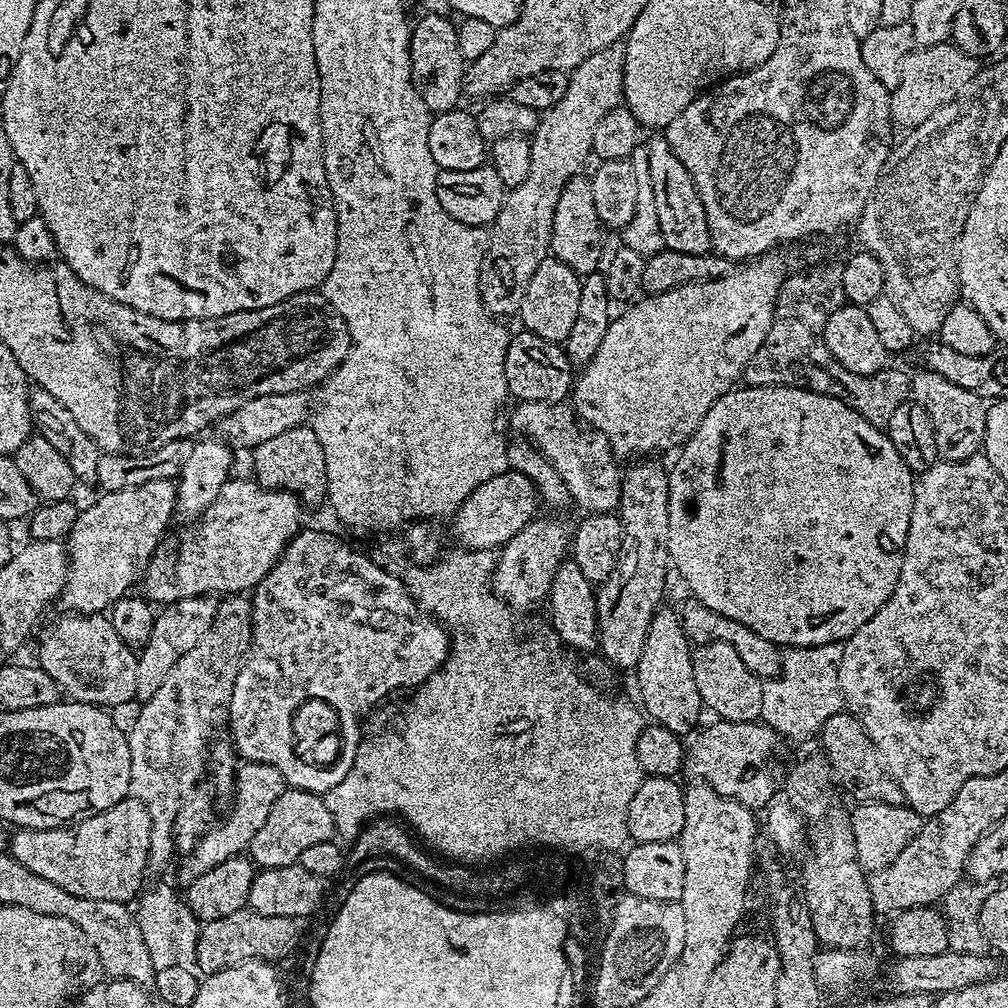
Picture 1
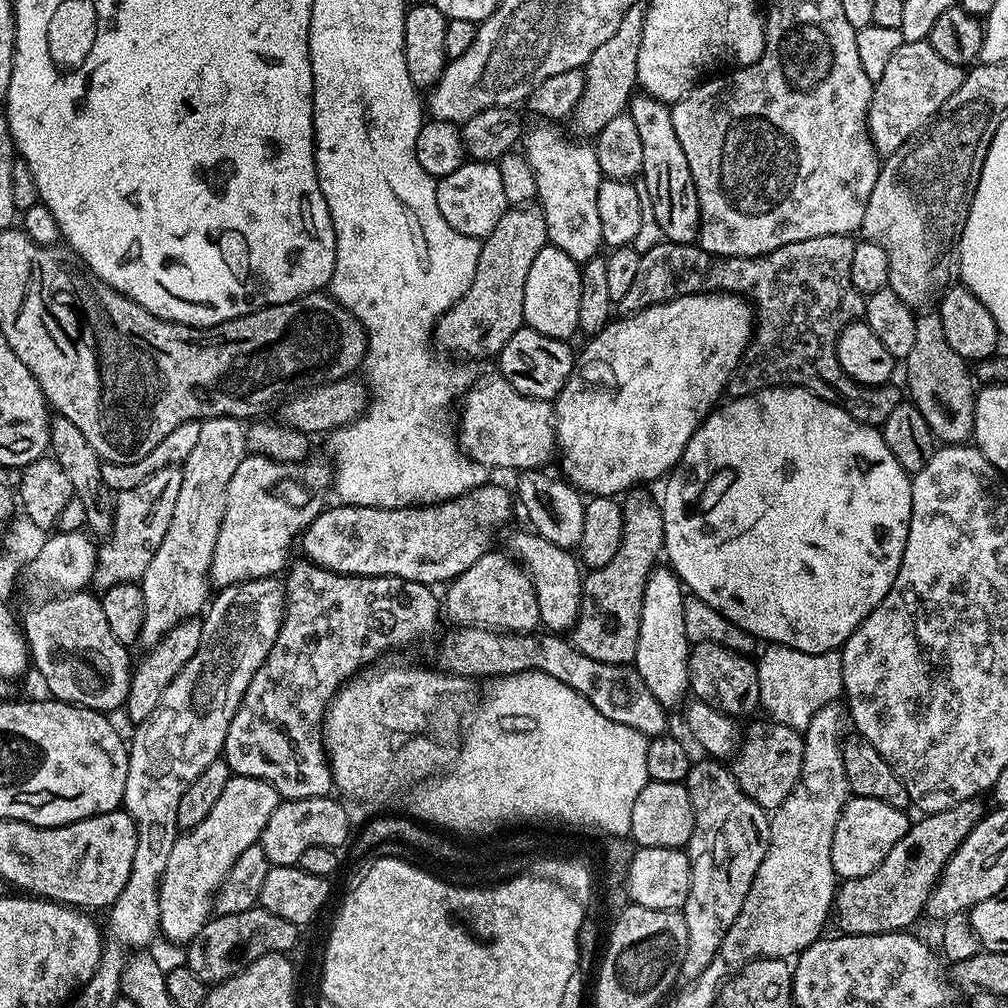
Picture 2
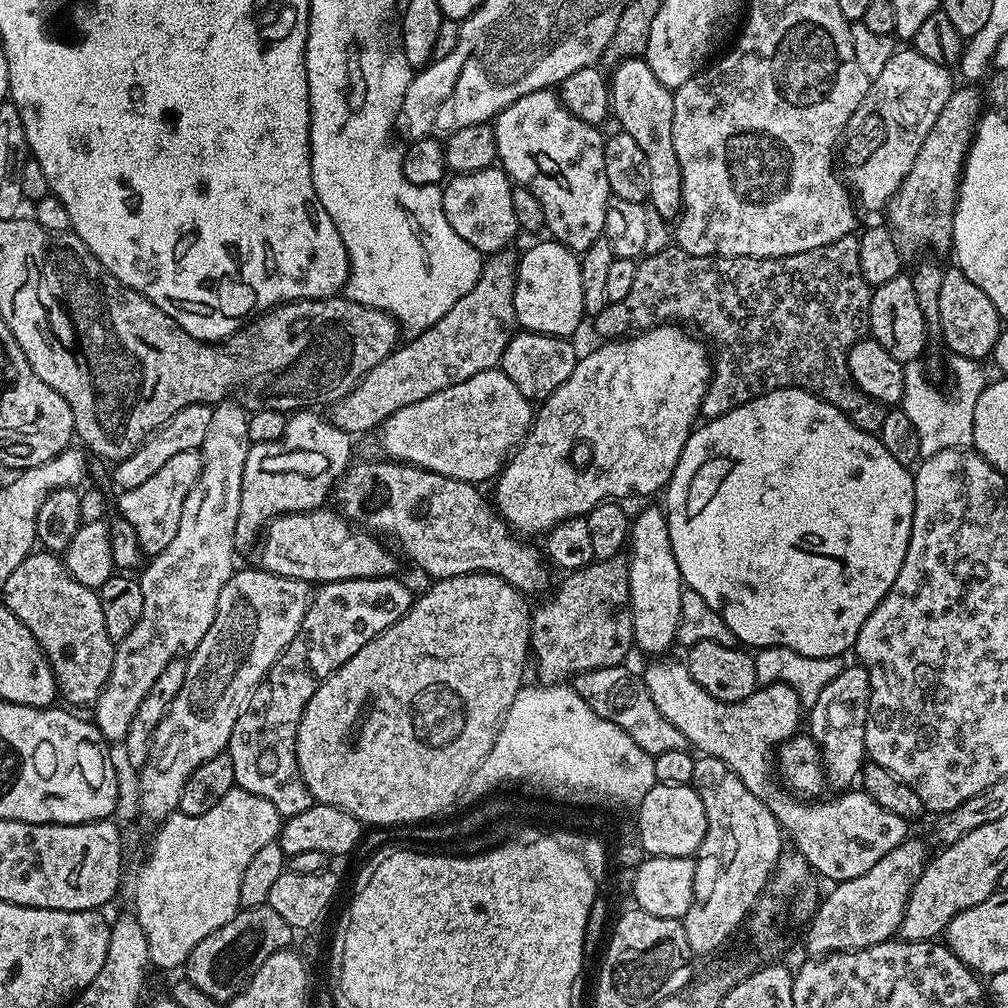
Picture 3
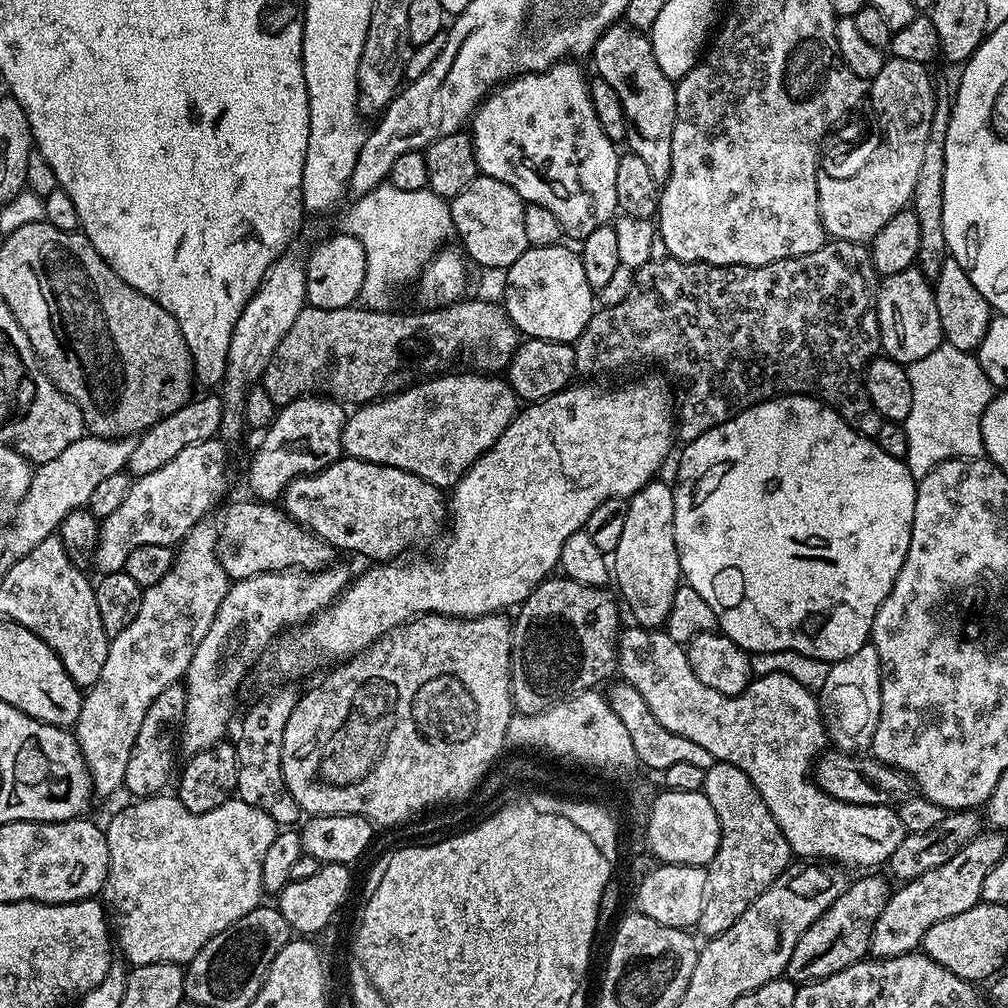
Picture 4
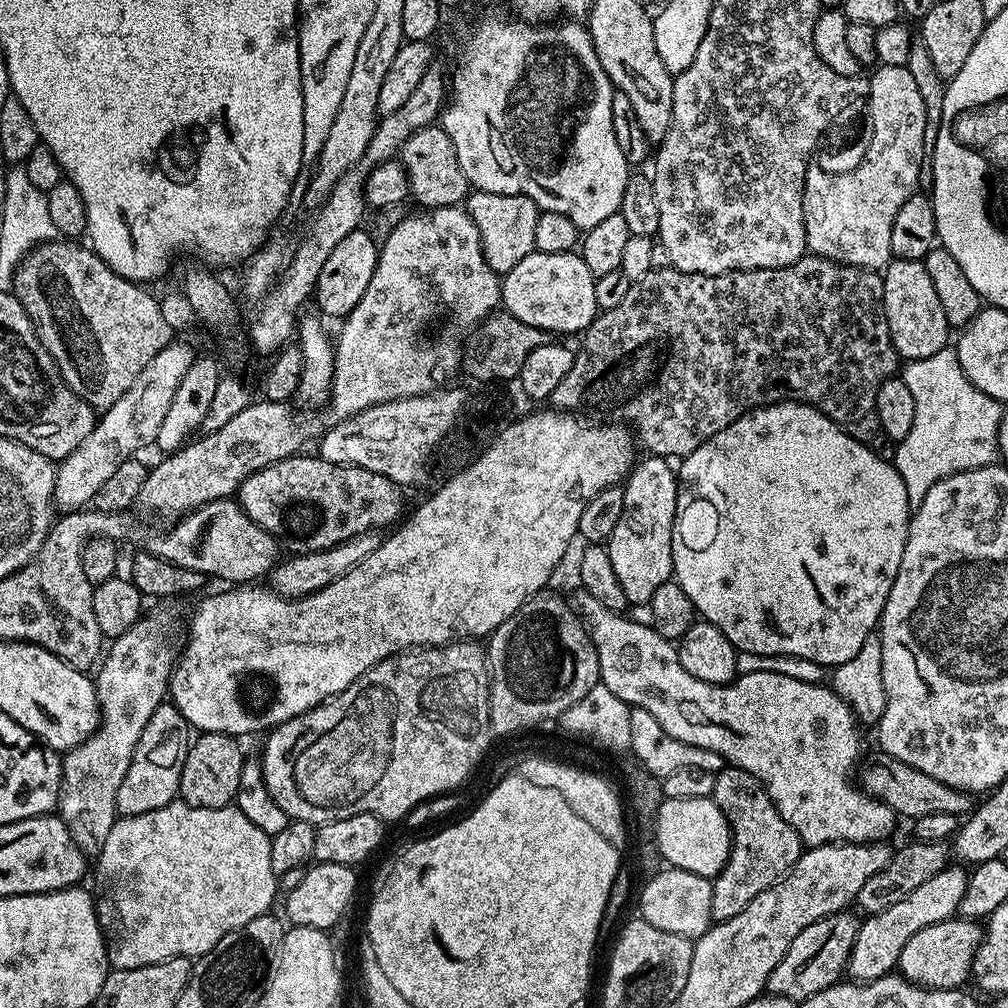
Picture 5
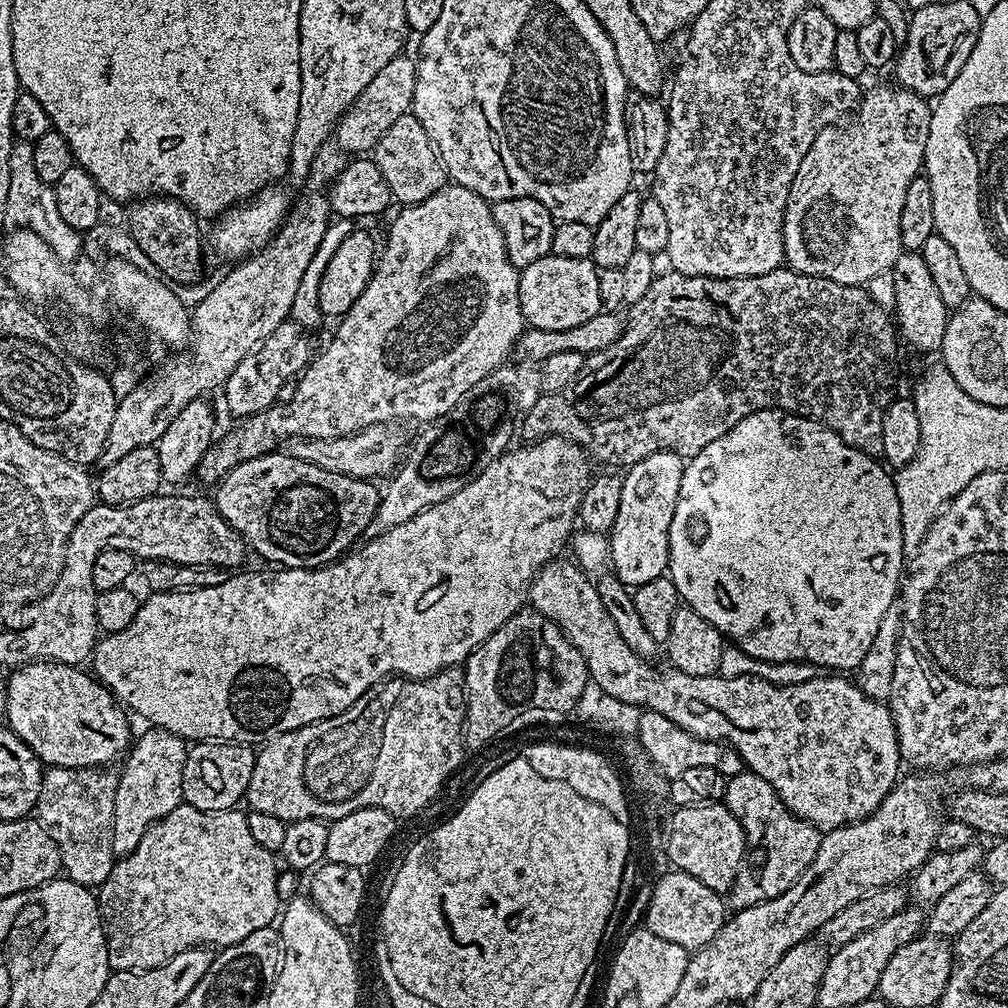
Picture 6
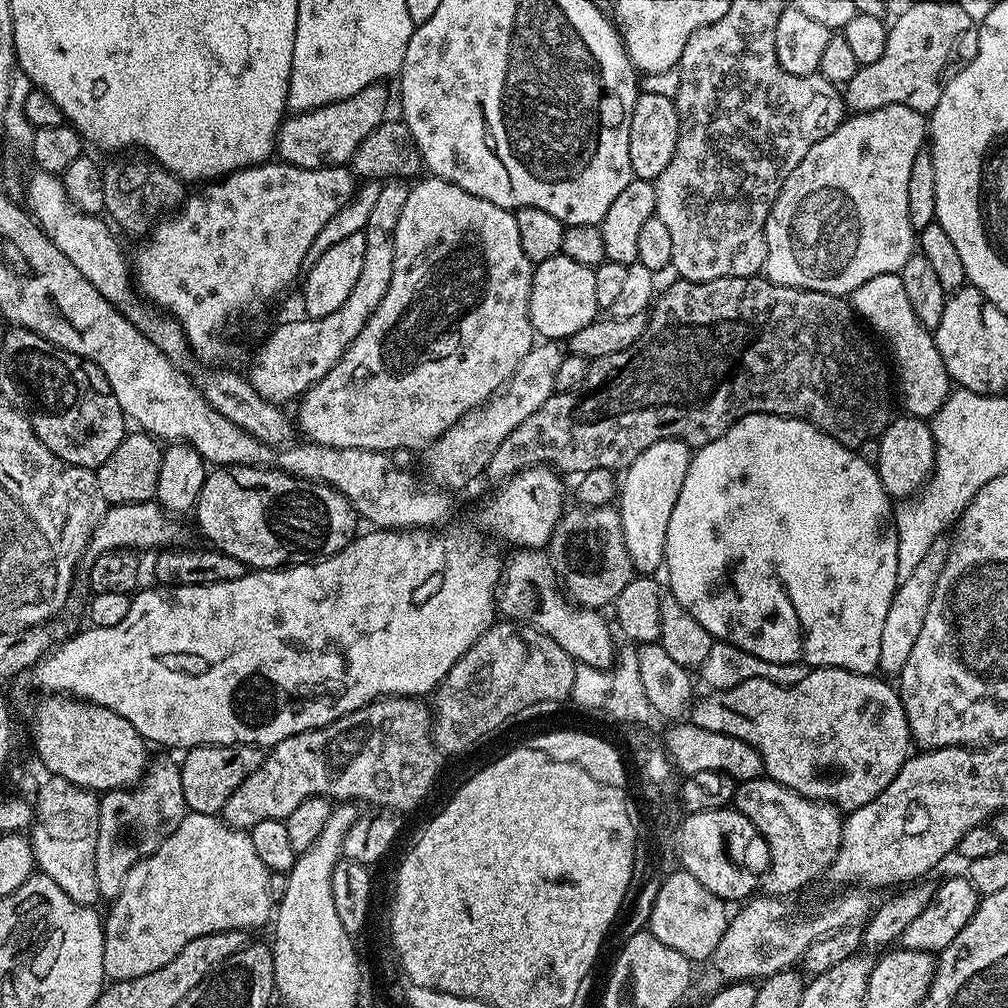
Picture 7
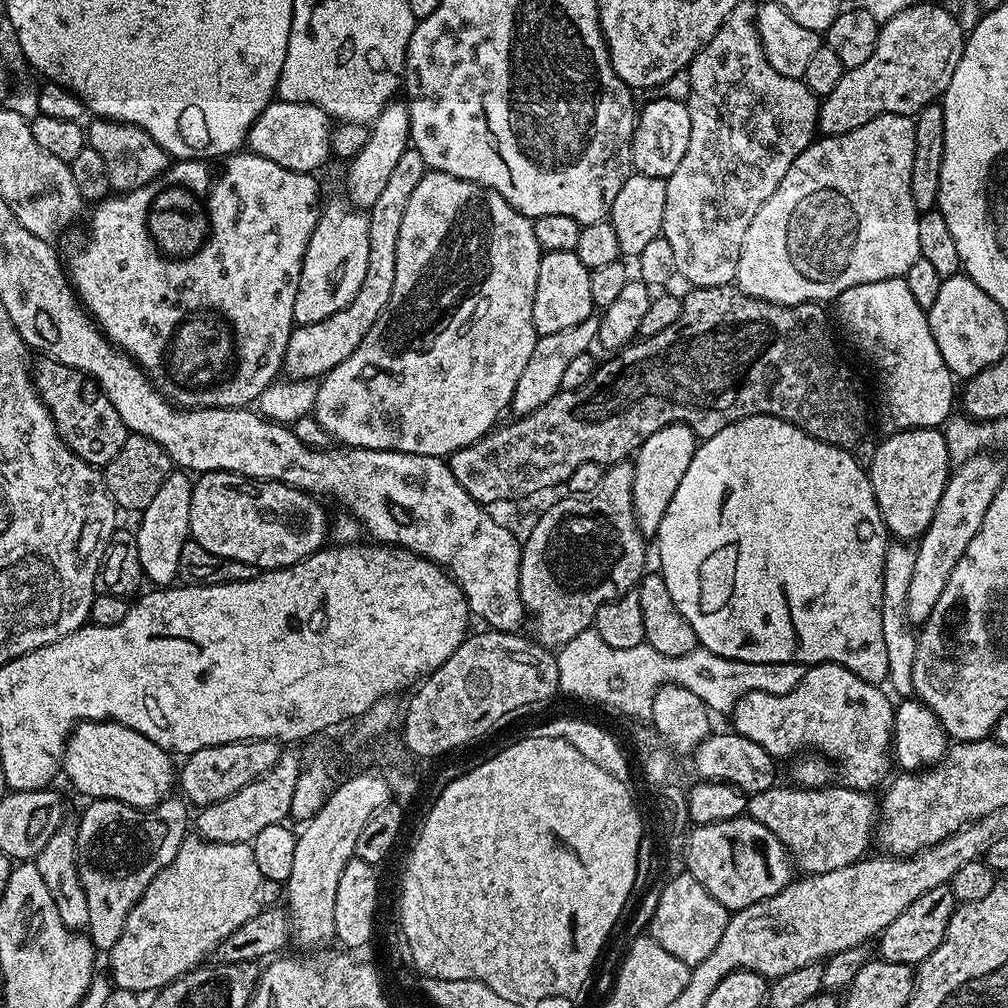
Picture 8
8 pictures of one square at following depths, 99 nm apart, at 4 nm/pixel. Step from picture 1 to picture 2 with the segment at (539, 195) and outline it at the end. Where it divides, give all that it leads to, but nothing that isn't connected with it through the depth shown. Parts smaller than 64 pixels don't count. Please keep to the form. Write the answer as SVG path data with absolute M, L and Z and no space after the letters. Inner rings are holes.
M636 3L622 14L622 22L618 22L618 30L590 54L588 63L584 65L586 86L578 106L574 106L570 117L571 135L576 138L595 138L599 132L615 117L626 112L628 101L637 91L636 75L638 74L638 50L642 46L642 26L646 22L646 7ZM512 206L502 214L498 226L490 235L483 237L478 254L478 266L474 270L474 282L470 282L470 290L462 294L458 302L449 312L443 312L436 321L434 340L448 353L456 358L472 360L484 360L487 356L499 357L501 350L514 338L518 329L525 327L522 314L522 294L526 294L526 277L530 274L530 266L534 258L538 258L538 250L542 250L548 243L548 231L546 230L546 218L544 212L538 206Z

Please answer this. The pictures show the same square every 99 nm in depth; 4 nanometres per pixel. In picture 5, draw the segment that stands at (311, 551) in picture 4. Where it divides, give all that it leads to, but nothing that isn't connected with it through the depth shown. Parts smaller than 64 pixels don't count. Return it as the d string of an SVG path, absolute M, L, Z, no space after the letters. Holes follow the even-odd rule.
M232 498L203 504L173 524L176 525L169 532L149 538L147 551L178 566L186 566L186 570L198 570L205 578L217 576L220 580L229 580L227 583L232 586L244 586L259 581L256 580L259 576L267 577L282 552L276 537L262 530Z

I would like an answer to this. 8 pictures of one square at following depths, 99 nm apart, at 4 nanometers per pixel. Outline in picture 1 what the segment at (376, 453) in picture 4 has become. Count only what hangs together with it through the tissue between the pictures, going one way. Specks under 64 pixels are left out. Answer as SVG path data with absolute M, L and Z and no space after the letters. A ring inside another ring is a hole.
M525 400L515 405L517 408L512 412L512 428L523 439L527 440L541 453L549 464L552 465L562 482L565 483L566 490L571 496L571 503L581 508L581 513L591 514L594 512L615 513L620 507L620 482L622 479L622 468L619 468L618 457L612 450L612 443L607 440L595 428L589 428L587 424L581 422L576 409L571 403L561 402L530 402Z

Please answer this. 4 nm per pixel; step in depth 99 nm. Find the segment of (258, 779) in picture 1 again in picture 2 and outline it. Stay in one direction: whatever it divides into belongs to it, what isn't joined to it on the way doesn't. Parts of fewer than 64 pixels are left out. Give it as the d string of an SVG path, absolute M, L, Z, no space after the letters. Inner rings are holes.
M234 776L230 778L230 782L226 782L226 787L222 789L222 795L218 798L218 802L210 809L210 814L204 821L198 822L198 826L181 831L177 835L174 842L174 848L170 850L170 858L166 861L166 870L160 875L160 893L158 894L158 910L160 911L160 932L163 939L169 940L177 945L187 945L188 941L193 940L198 934L198 930L202 930L202 926L207 922L214 912L214 894L222 886L222 882L226 878L226 874L230 874L230 866L234 866L234 862L238 862L238 858L242 858L242 850L250 850L250 846L258 843L262 830L266 830L266 822L270 822L270 814L274 814L274 810L280 805L281 797L274 790L272 784L267 784L264 780L258 780L253 776Z

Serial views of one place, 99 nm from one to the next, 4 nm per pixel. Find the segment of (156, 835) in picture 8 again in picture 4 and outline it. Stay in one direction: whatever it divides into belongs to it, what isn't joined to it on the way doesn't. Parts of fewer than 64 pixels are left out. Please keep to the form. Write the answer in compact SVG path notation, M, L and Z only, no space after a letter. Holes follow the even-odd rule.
M177 682L166 686L154 702L150 702L150 710L146 710L146 718L142 718L142 727L138 730L138 738L134 738L134 750L130 750L130 763L126 766L124 788L129 797L143 798L163 793L168 779L173 779L172 763L178 753L178 737L180 728L184 724L186 714L186 688Z

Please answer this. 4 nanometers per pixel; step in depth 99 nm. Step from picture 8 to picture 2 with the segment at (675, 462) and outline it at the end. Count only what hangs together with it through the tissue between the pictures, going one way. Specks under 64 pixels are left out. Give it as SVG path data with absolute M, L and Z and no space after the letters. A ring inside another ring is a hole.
M657 566L646 584L646 594L642 598L642 618L638 626L638 650L634 667L646 682L650 694L666 710L673 710L685 703L684 695L689 695L688 650L686 621L682 619L686 589L680 577L668 566Z

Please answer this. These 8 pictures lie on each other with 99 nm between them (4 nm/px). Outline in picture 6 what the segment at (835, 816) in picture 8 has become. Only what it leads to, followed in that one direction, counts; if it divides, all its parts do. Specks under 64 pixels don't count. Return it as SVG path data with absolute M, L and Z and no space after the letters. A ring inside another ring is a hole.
M742 771L727 777L724 781L724 798L722 803L728 807L730 814L738 818L744 831L744 839L749 845L764 851L764 861L760 868L751 872L748 866L741 867L740 873L734 878L731 888L726 893L726 900L733 909L749 908L755 904L766 902L770 898L778 898L814 862L814 854L818 854L820 837L819 828L810 822L798 818L778 798L774 786L766 782L766 778L758 778L758 774Z

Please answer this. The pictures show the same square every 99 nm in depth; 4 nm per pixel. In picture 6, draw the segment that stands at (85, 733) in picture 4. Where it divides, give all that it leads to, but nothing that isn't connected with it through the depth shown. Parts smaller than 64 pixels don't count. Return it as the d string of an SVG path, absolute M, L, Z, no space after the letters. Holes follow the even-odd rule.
M101 766L98 768L54 768L49 767L44 773L44 781L42 782L42 790L40 791L40 797L36 803L34 809L35 815L38 817L41 824L47 828L48 833L54 838L54 842L58 846L60 851L60 867L63 875L69 880L78 882L82 886L91 888L93 890L99 889L102 882L106 882L106 878L110 874L114 863L114 857L112 855L112 819L114 818L114 794L118 790L118 782L120 781L119 775L113 769L108 766Z

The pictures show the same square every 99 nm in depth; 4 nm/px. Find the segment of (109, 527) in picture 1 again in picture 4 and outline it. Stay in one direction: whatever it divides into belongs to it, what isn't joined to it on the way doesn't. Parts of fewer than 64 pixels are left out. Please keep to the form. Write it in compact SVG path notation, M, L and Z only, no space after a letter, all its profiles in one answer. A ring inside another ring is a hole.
M220 438L186 446L186 450L170 458L162 470L135 477L130 510L134 514L140 544L179 545L189 530L207 517L204 515L228 484L228 456L224 447L225 441Z

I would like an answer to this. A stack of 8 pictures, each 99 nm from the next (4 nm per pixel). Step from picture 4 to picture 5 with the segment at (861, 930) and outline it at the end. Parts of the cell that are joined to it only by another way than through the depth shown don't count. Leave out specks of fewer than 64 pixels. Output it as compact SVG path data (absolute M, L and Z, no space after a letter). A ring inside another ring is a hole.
M848 910L836 912L806 926L806 930L802 930L802 934L798 934L798 938L790 942L782 962L774 966L768 979L767 991L774 996L785 996L803 1002L806 998L837 983L845 975L850 950L854 946L854 938L861 925L861 921L855 920L850 913Z

